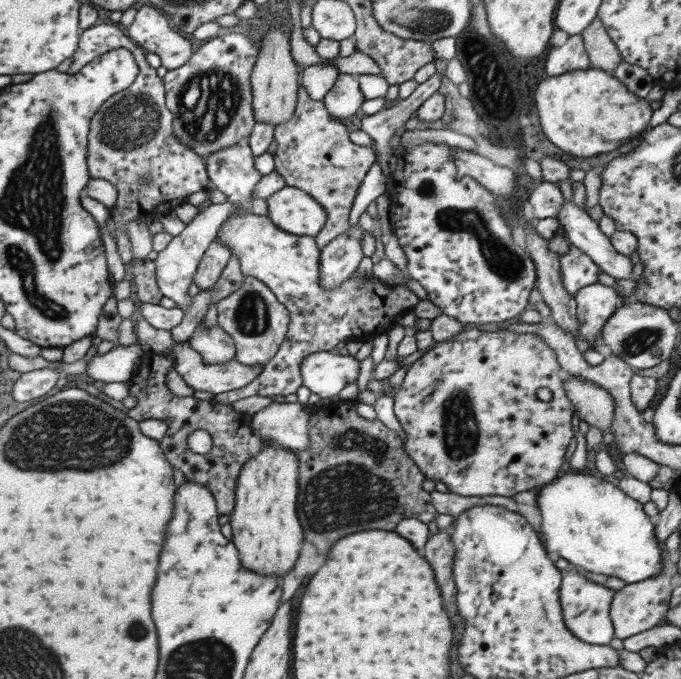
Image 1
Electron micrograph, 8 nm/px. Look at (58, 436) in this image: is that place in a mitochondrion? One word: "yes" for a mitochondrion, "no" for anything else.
yes

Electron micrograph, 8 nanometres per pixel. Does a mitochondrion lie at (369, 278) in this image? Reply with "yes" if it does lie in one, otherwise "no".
no

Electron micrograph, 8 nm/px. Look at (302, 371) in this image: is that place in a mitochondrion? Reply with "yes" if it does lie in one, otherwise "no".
no

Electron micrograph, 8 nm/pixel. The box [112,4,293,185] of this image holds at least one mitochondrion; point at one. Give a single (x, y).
(207, 104)

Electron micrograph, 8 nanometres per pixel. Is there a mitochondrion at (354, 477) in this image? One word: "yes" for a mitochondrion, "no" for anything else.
yes

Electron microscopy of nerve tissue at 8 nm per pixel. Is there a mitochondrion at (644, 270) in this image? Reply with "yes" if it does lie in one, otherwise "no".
no

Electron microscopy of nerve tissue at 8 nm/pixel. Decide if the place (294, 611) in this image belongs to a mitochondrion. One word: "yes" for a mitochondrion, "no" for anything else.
no

